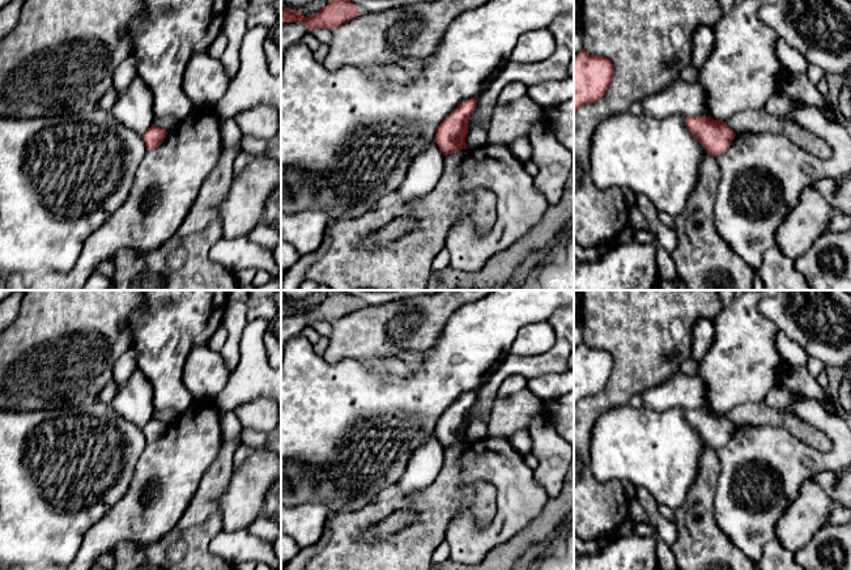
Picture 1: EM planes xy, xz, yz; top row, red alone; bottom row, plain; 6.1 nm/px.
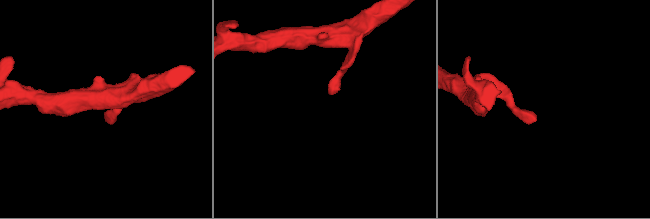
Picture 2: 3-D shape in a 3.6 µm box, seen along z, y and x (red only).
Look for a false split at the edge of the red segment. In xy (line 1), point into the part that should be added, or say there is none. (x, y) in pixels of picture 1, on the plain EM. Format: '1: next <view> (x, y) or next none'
1: next none

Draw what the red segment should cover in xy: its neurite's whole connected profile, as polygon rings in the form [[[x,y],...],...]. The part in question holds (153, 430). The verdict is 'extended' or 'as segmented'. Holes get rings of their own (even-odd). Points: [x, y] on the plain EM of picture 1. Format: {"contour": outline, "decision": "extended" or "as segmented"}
{"contour": [[[152,417],[152,420],[142,428],[146,442],[158,441],[166,430],[167,425],[169,424]]], "decision": "as segmented"}

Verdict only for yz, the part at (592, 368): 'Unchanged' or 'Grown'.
Unchanged

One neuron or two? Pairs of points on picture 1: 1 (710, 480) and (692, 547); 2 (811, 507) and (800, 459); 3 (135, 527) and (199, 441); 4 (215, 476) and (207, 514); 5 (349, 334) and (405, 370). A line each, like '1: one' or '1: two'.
1: one
2: two
3: one
4: one
5: two

